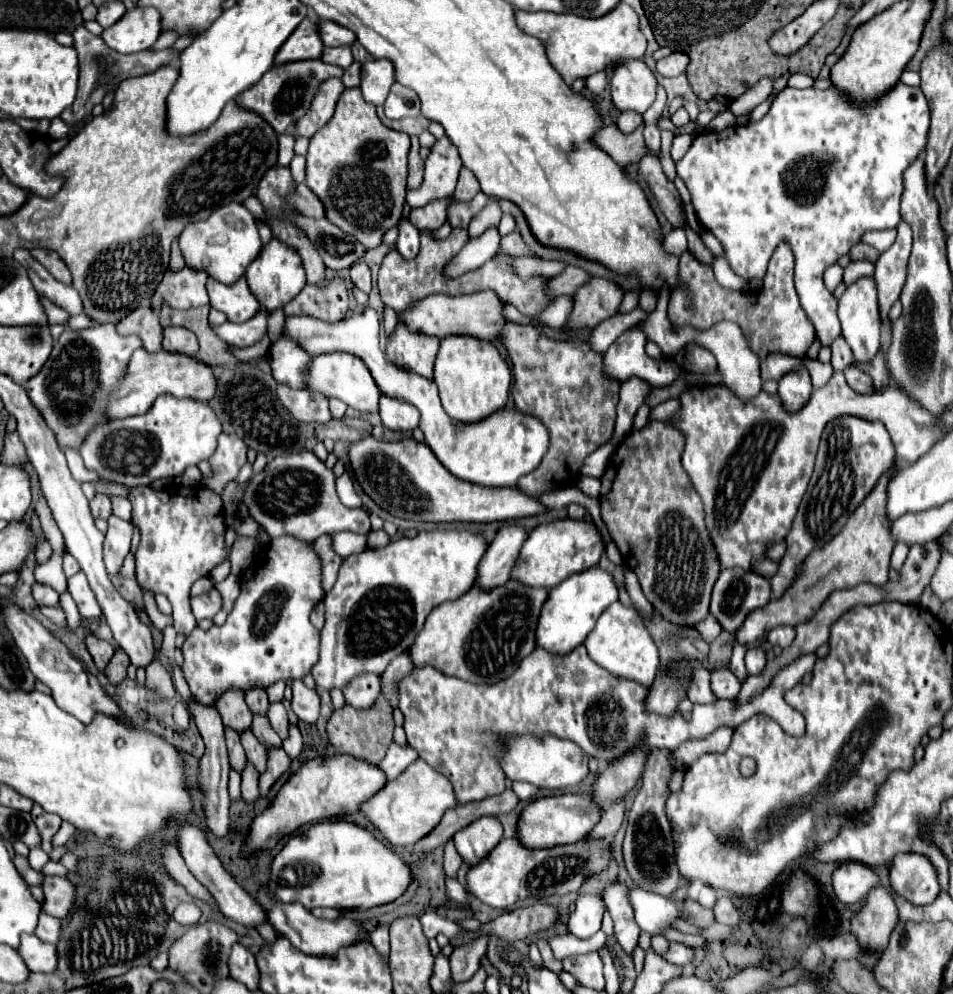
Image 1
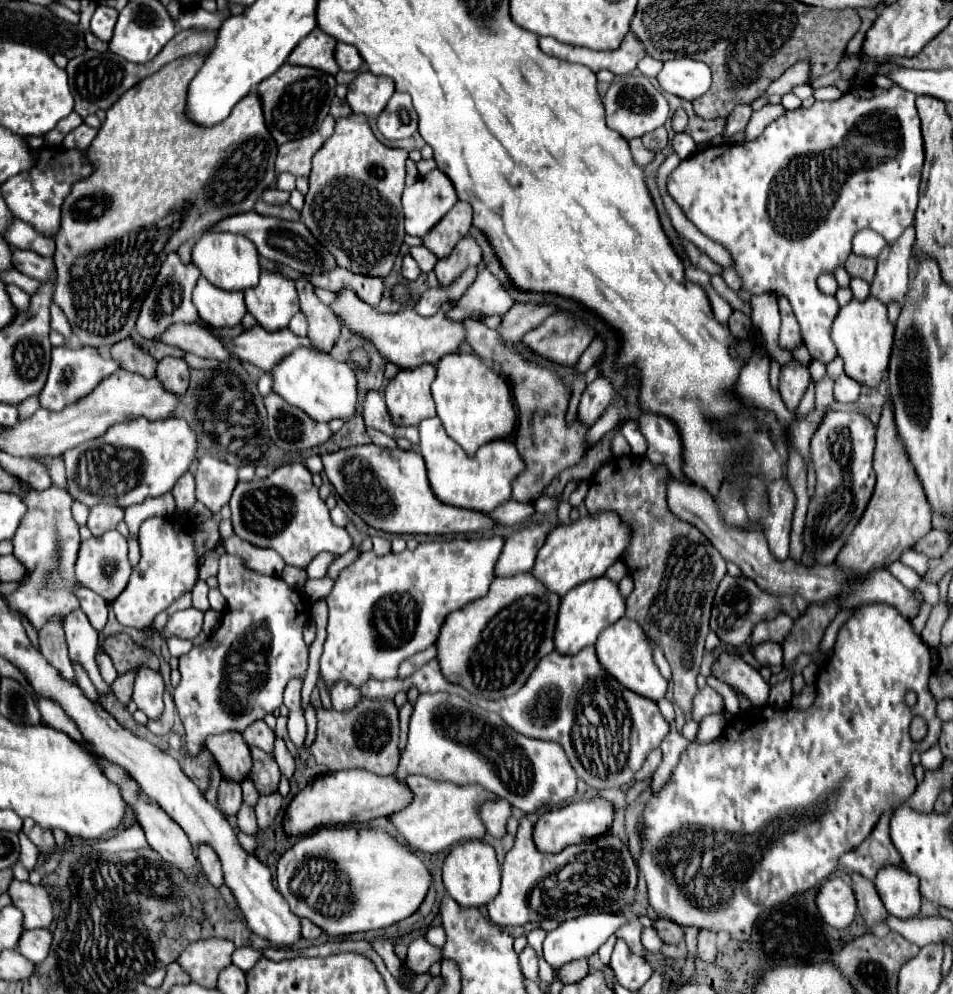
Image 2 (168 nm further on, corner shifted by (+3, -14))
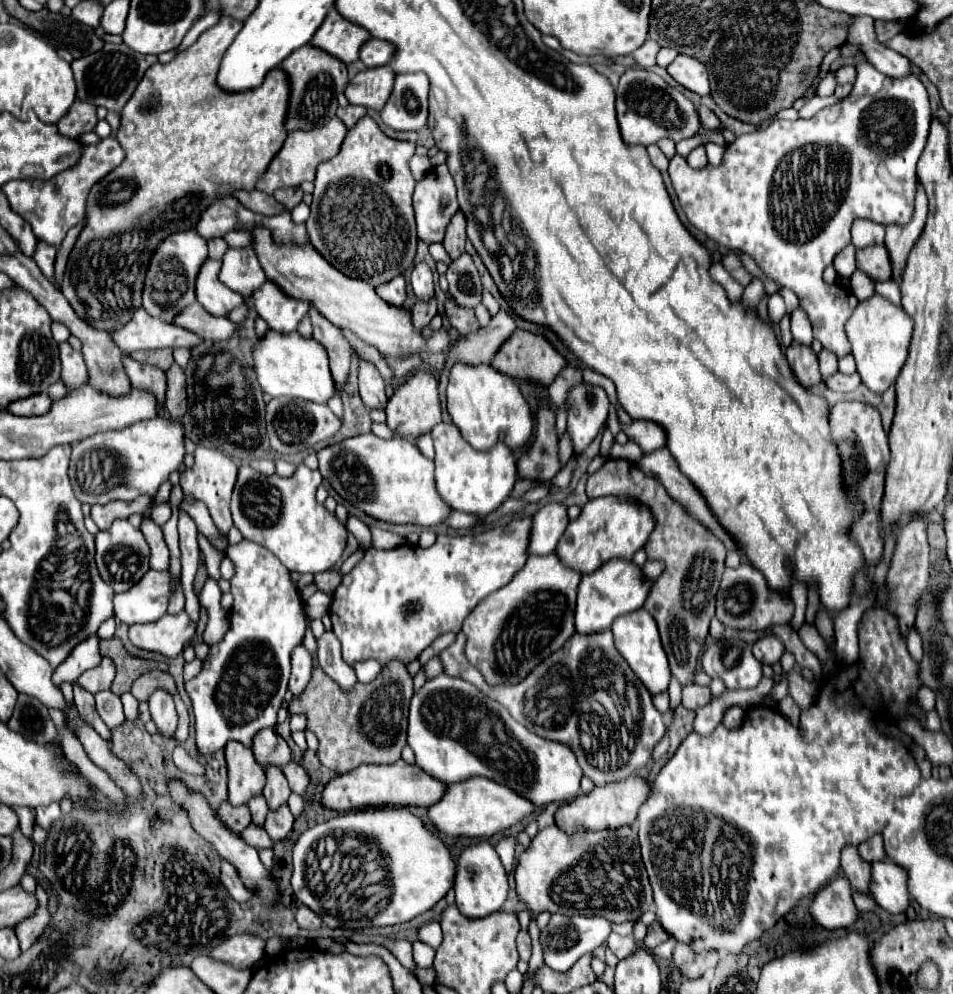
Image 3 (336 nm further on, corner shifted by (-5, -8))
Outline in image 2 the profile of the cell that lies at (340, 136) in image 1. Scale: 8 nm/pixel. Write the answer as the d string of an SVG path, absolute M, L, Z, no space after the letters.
M351 114L337 120L333 136L323 144L323 148L313 156L313 170L309 176L309 192L305 196L305 208L301 220L313 232L329 252L333 252L337 266L363 276L385 278L395 258L399 256L405 230L403 230L403 208L401 192L405 188L405 160L409 158L407 150L393 150L381 144L369 124L361 114Z

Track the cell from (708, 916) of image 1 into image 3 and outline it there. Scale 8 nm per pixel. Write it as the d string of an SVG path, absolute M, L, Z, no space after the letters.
M655 920L655 922L649 926L647 938L645 938L645 948L653 950L659 942L665 942L665 940L669 940L669 938L671 938L671 934L659 924L659 920Z

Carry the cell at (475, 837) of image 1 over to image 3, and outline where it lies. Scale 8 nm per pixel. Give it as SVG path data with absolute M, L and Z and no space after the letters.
M489 842L471 844L461 852L461 856L457 860L453 890L455 890L455 896L457 896L457 908L469 918L493 914L503 906L503 902L507 900L509 882L507 882L505 868L503 868L497 852Z

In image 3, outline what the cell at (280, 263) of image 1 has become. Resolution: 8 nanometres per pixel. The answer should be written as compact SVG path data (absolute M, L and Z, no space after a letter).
M267 280L259 290L253 292L251 302L255 304L257 314L269 324L271 330L285 332L285 334L297 330L299 320L309 310L309 302L287 296L271 280Z

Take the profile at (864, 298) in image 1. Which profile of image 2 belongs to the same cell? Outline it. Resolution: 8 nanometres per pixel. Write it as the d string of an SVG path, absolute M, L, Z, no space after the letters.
M869 296L863 302L851 300L847 306L843 306L833 322L833 342L837 346L839 356L845 362L845 374L859 384L865 386L877 386L887 372L889 366L889 352L893 348L893 334L895 324L887 318L887 306L881 304L881 300Z

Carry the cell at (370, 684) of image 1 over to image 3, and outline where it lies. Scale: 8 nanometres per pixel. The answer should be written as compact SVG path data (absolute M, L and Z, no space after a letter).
M325 632L319 640L319 664L323 672L335 680L343 690L351 690L357 684L355 672L341 658L341 644L333 632Z

